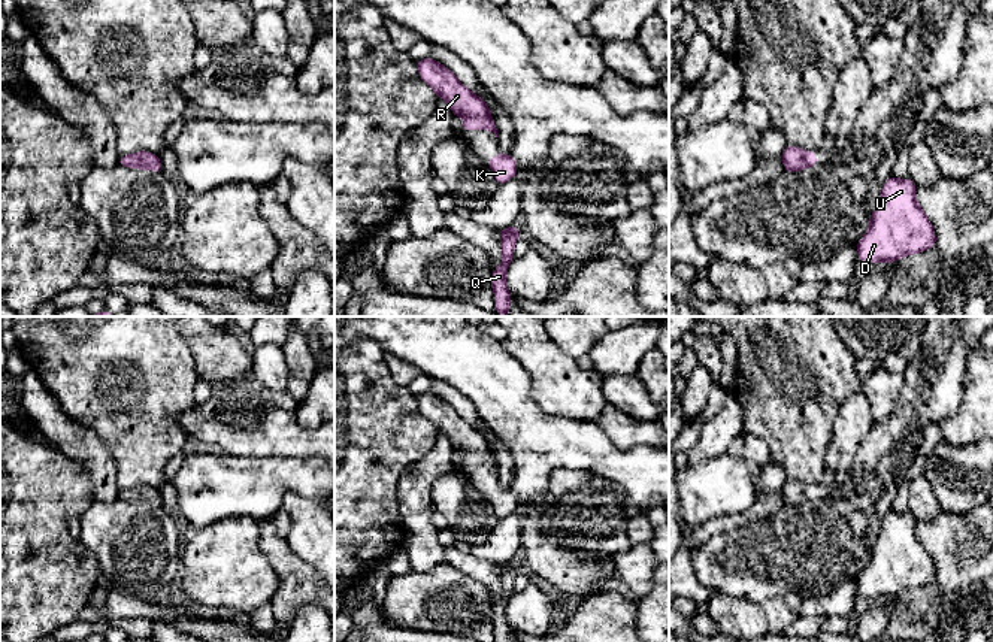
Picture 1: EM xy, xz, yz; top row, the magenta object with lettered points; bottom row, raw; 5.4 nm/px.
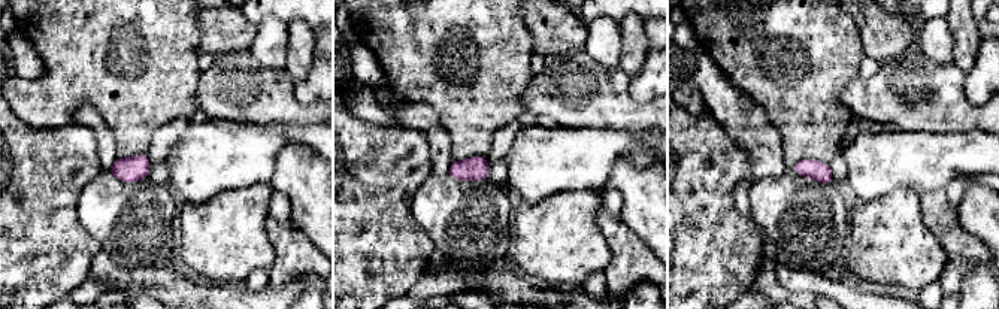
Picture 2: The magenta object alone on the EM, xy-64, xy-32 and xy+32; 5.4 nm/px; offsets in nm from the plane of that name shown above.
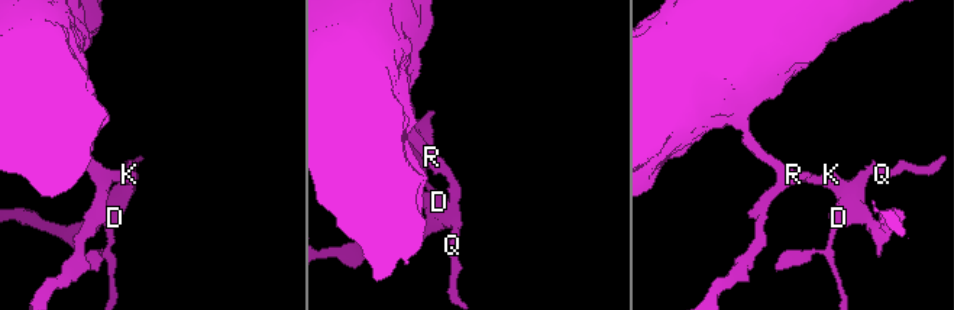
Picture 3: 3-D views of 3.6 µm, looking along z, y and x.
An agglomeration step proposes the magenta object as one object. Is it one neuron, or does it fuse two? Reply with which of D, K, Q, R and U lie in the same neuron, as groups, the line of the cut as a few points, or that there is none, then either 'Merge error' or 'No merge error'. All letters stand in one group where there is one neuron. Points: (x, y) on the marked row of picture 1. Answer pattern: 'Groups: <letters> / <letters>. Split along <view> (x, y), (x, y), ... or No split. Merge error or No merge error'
Groups: D K Q R U. No split. No merge error

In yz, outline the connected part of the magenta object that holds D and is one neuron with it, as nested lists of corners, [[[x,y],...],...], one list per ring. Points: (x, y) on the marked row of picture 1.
[[[890,176],[869,219],[869,228],[856,243],[863,263],[894,263],[936,245],[933,225],[915,199],[912,179]]]

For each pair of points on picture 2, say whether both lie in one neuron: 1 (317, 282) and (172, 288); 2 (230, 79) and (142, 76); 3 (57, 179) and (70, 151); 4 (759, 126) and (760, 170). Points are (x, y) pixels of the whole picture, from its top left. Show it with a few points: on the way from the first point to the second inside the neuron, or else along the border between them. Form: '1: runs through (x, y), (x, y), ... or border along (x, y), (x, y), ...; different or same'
1: runs through (281, 293), (208, 293); same
2: border along (202, 72), (196, 90), (199, 109); different
3: runs through (57, 172), (57, 164), (63, 158); same
4: runs through (759, 136), (760, 160); same

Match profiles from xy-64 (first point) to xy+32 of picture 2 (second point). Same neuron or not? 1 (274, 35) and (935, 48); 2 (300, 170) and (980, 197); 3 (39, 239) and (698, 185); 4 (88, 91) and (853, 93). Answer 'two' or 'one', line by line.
1: one
2: one
3: one
4: two

